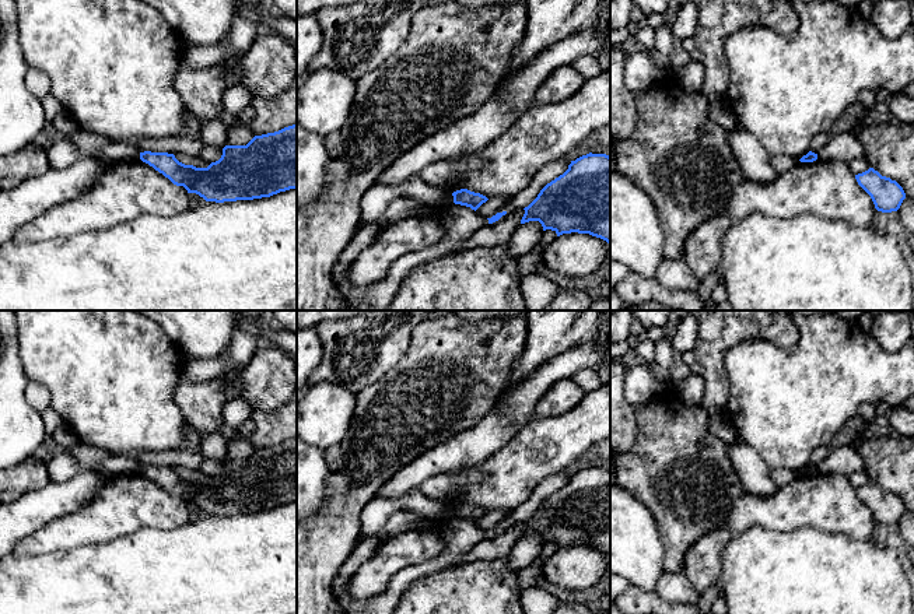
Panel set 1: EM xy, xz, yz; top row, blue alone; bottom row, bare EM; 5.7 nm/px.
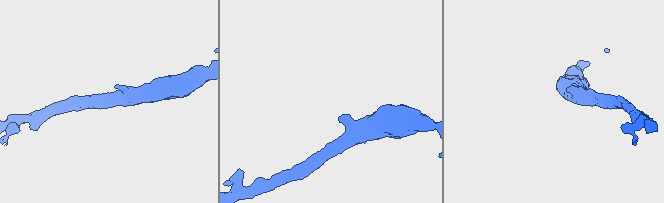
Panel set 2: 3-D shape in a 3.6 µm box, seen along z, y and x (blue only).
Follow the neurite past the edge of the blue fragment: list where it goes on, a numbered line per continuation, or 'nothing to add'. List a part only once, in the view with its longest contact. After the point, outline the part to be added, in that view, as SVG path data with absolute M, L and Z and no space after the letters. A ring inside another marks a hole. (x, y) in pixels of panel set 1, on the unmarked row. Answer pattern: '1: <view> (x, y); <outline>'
nothing to add

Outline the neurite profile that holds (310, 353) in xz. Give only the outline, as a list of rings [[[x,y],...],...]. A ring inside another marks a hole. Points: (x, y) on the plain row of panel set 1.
[[[297,329],[297,392],[308,385],[322,358],[322,341],[315,329]]]

